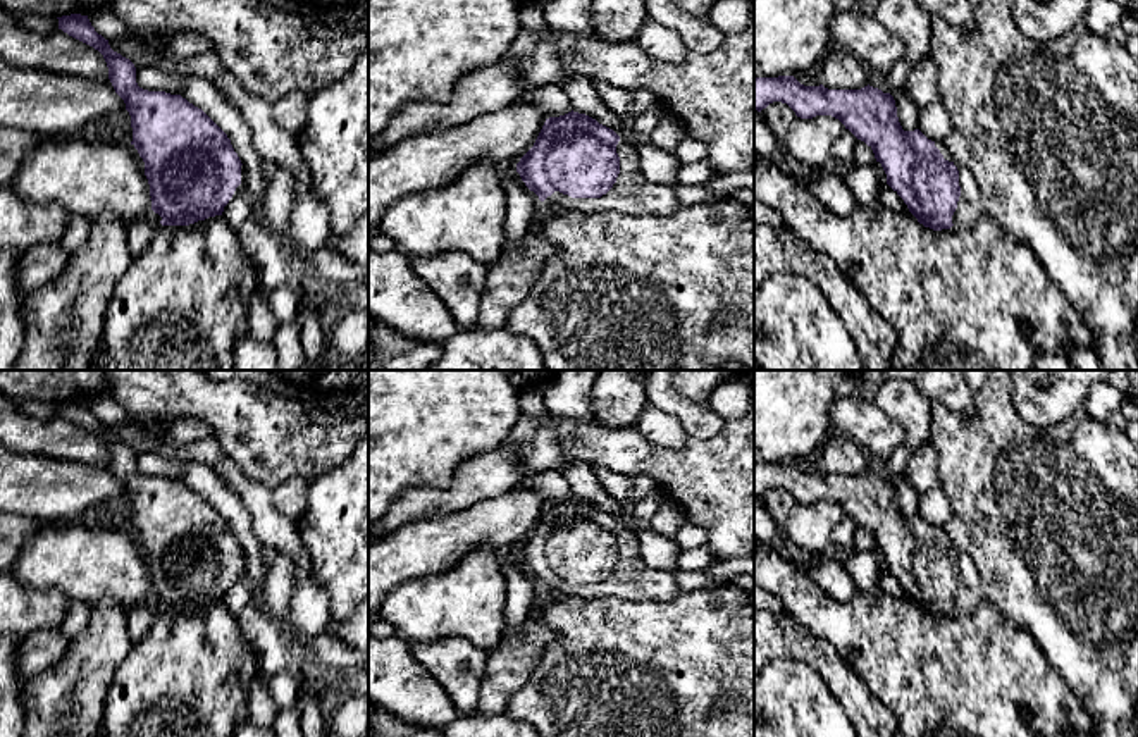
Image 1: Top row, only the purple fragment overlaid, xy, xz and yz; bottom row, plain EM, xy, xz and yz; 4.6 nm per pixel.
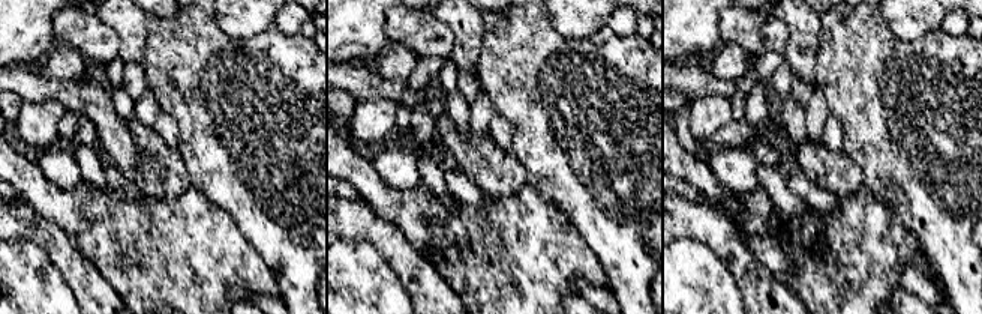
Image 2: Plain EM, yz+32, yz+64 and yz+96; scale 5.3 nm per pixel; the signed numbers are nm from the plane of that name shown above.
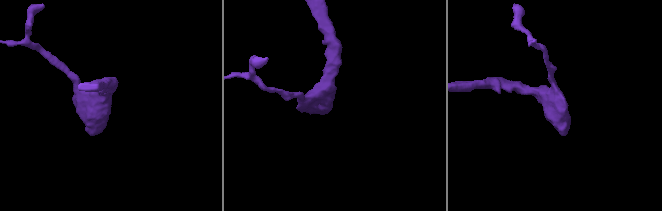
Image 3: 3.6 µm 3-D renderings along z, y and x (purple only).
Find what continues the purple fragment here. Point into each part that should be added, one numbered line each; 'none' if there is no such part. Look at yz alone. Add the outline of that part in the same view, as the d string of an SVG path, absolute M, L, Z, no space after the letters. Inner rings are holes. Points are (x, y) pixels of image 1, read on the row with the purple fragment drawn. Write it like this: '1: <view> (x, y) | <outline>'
1: yz (970, 210) | M964 167L959 172L959 186L961 186L961 196L957 201L957 208L952 215L952 224L968 227L976 224L985 215L985 210L981 205L981 193L976 188L976 181L969 167Z

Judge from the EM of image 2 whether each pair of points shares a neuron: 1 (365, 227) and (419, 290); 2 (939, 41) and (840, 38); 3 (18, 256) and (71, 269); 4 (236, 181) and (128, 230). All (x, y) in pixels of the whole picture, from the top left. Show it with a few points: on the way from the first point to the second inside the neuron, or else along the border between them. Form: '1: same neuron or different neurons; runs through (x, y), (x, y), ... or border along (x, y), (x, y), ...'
1: same neuron; runs through (383, 238), (416, 272)
2: same neuron; runs through (915, 51), (864, 51)
3: different neurons; border along (29, 241), (47, 254), (74, 295)
4: different neurons; border along (191, 184), (209, 202), (225, 209), (233, 217)

